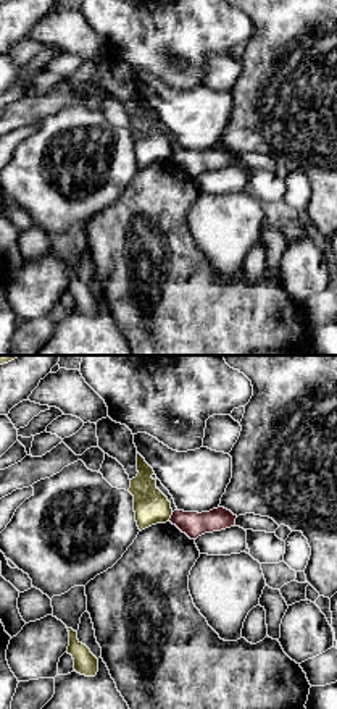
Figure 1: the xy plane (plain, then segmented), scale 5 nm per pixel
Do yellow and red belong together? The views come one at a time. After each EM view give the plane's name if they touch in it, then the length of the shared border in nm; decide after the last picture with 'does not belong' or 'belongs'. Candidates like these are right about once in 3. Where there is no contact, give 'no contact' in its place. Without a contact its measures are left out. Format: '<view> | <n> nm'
xy | 50 nm

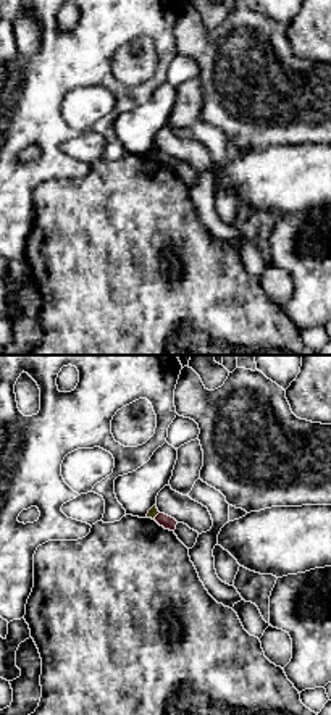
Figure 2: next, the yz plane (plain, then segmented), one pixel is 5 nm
yz | 50 nm

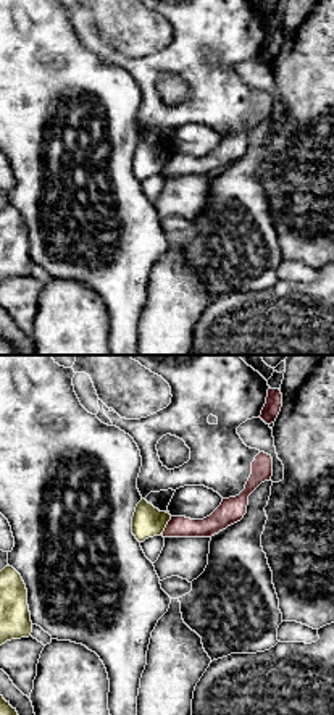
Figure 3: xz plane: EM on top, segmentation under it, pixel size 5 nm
xz | 110 nm

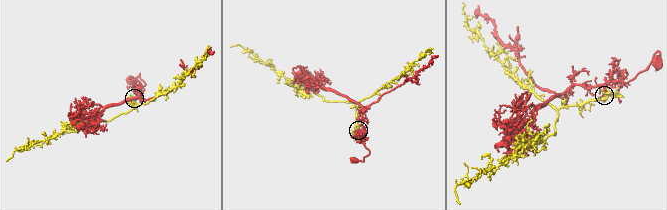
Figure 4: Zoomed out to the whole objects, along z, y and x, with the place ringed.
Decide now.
does not belong

